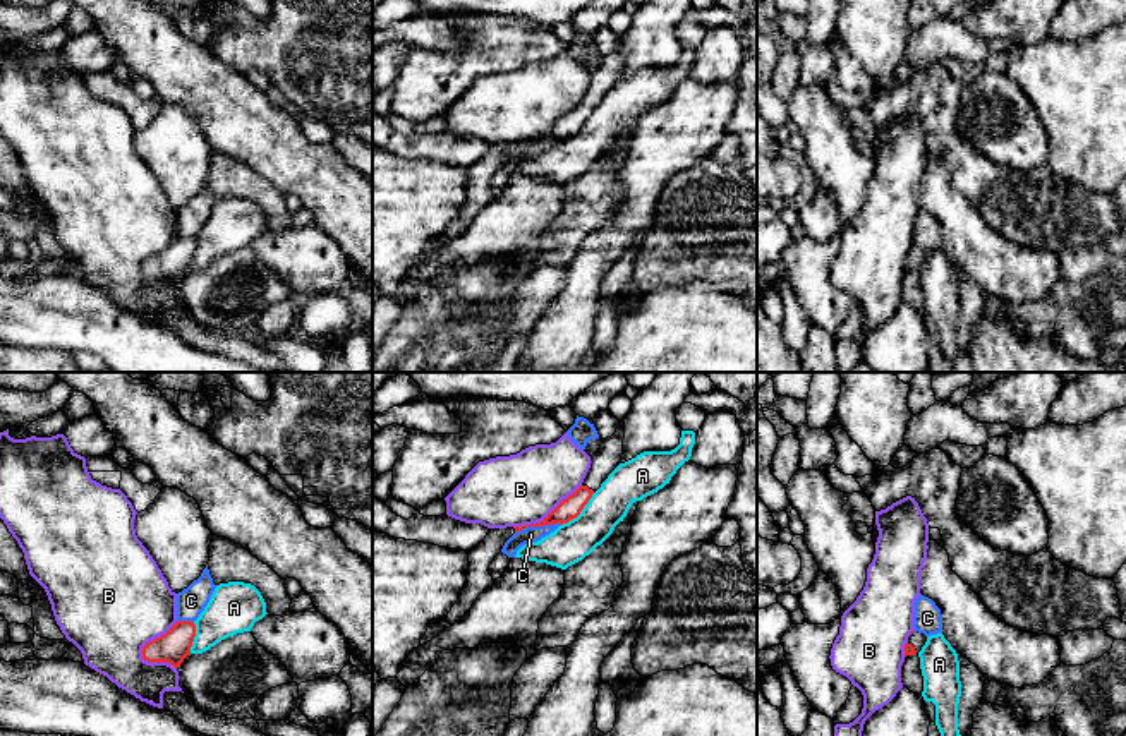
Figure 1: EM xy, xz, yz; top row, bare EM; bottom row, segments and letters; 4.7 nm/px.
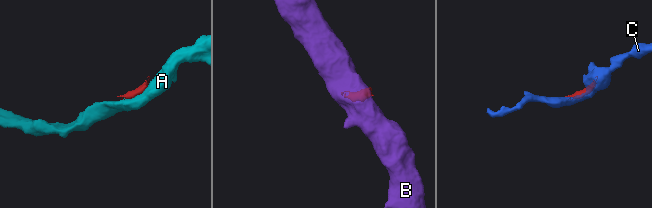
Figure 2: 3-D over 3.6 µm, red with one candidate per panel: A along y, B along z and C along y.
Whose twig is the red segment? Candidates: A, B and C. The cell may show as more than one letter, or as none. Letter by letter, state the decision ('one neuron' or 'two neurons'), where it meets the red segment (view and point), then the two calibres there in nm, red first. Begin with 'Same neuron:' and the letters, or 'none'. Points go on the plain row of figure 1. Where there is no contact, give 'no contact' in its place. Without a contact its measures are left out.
Same neuron: none
A: two neurons; meets red in xz at (579, 129); 100 nm thick on the red side, 190 nm on the other
B: two neurons; meets red in xy at (155, 254); 150 nm thick on the red side, 480 nm on the other
C: two neurons; meets red in xz at (538, 141); 100 nm thick on the red side, 80 nm on the other

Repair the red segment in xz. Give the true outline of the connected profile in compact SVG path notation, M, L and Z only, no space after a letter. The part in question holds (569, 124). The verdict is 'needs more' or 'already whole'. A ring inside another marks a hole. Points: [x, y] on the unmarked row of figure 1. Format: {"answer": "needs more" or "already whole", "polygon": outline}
{"answer": "needs more", "polygon": "M625 36L620 38L616 48L611 53L602 55L601 63L596 70L590 72L590 84L582 98L582 101L570 110L566 115L563 115L542 137L532 139L532 141L524 141L524 142L506 142L506 144L489 144L486 154L477 160L474 165L469 166L469 190L465 202L457 216L457 220L451 223L451 226L439 235L438 238L431 240L426 247L426 250L421 256L421 261L426 261L431 257L434 252L438 252L441 247L455 240L477 216L477 213L489 204L494 196L489 190L489 180L491 177L501 168L505 158L518 146L524 146L527 142L542 142L542 141L553 141L553 139L568 139L570 136L577 134L584 122L589 118L592 110L601 103L601 100L608 94L608 91L618 82L621 70L623 70L623 55L625 55Z"}

